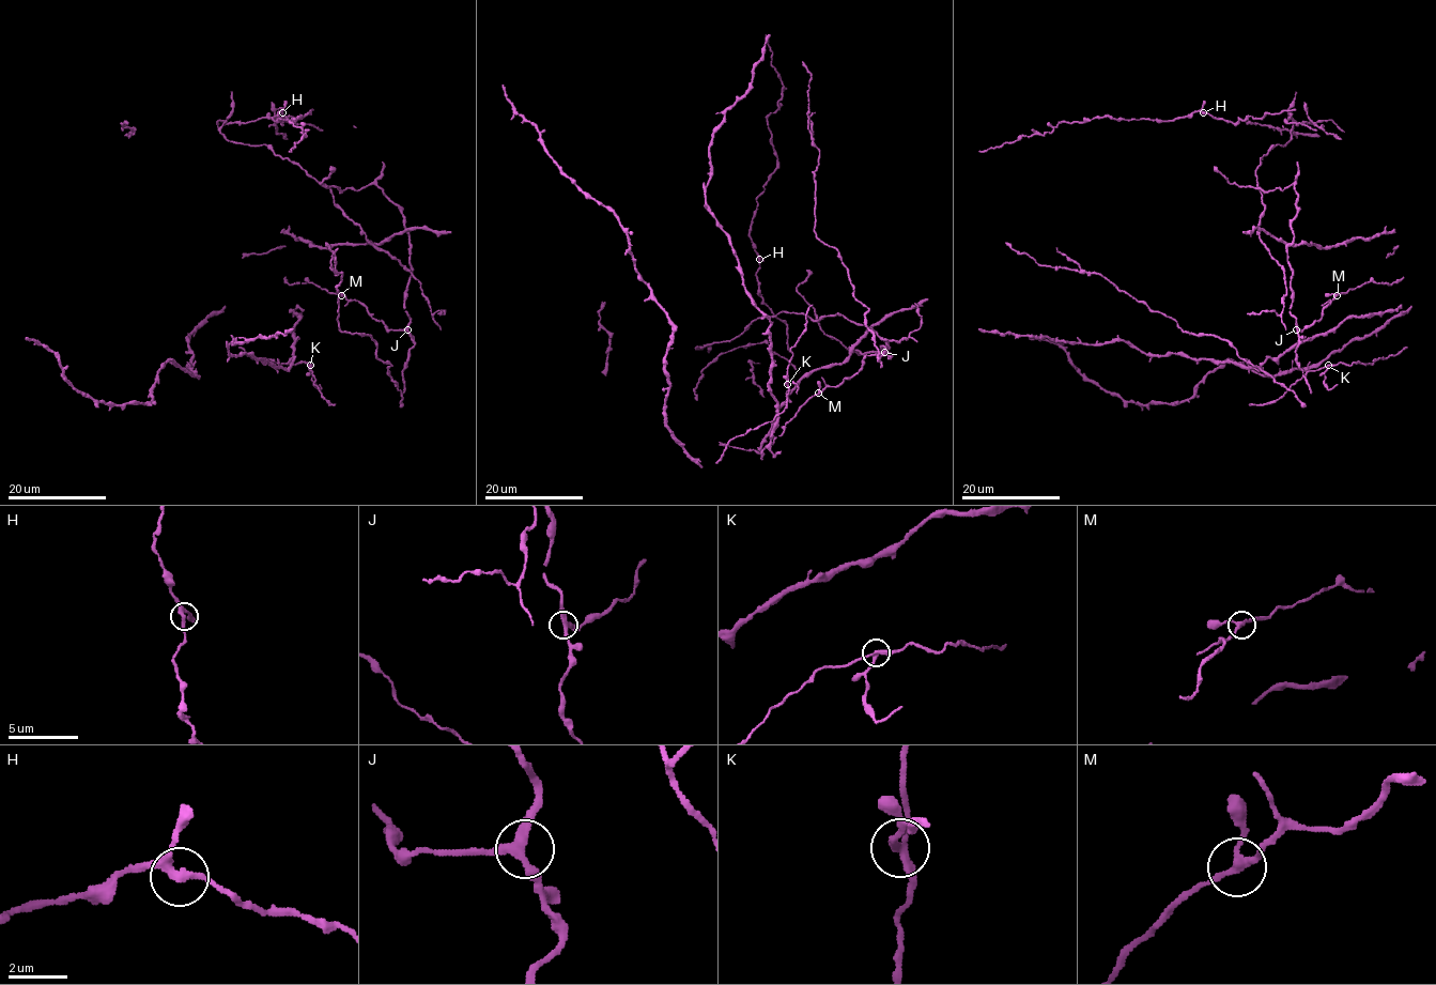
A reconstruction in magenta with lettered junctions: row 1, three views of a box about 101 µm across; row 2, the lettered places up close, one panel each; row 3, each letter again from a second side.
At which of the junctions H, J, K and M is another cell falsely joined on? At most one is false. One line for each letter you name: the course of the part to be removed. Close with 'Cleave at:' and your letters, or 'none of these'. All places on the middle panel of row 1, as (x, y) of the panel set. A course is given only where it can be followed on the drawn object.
Cleave at: K

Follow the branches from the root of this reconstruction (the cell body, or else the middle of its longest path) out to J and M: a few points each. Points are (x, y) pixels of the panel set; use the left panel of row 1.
J: (327, 291), (357, 299), (387, 329), (407, 329)
M: (327, 291), (341, 295)

